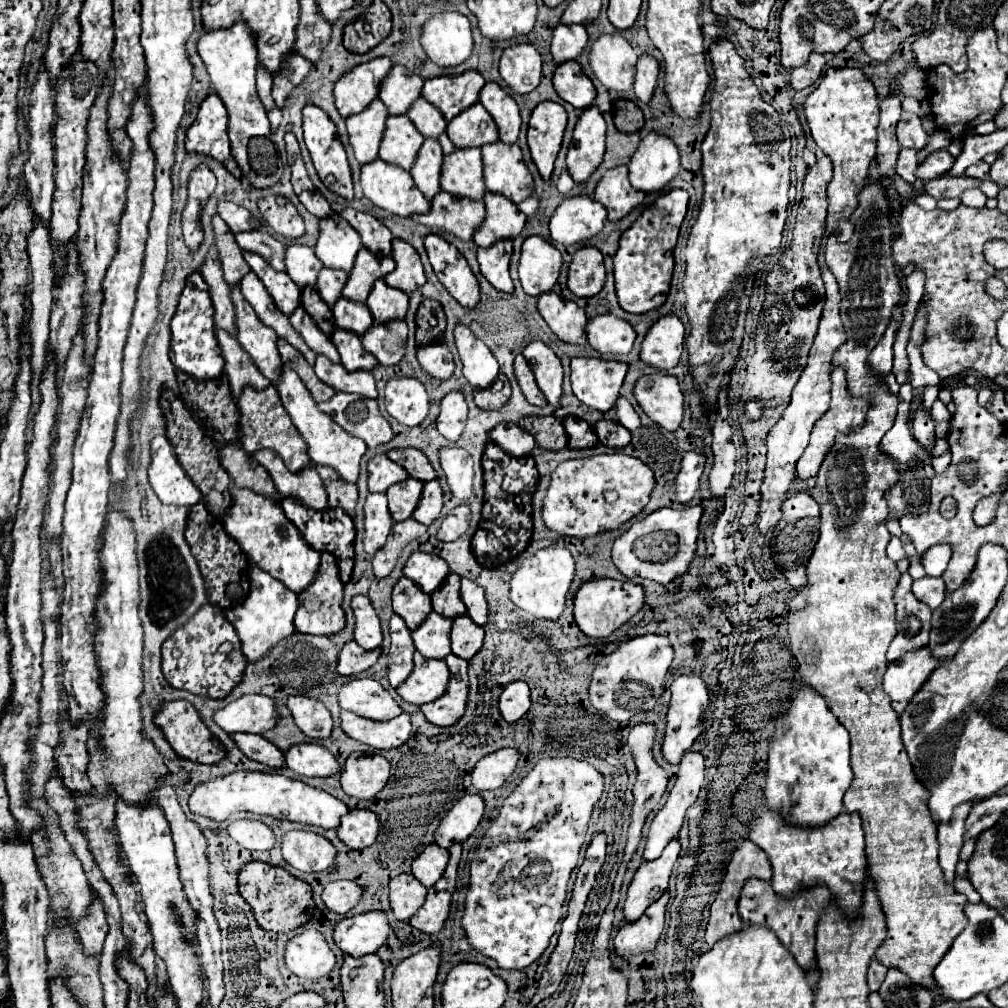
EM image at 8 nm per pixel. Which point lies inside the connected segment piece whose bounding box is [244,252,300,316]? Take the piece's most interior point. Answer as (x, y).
(287, 297)

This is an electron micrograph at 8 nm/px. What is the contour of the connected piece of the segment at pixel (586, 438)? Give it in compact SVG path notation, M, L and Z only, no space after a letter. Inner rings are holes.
M566 416L570 420L562 420L566 436L568 436L568 448L592 448L598 444L598 436L594 434L594 428L584 420L574 420L572 416Z

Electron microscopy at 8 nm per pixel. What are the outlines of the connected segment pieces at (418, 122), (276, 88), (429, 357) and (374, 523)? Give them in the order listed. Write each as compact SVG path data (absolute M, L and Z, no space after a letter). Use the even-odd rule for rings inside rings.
M422 96L420 100L416 100L416 104L412 104L412 108L406 114L424 138L438 138L446 130L446 124L448 124L442 112L428 100L422 100Z
M298 52L288 56L288 60L284 62L284 68L280 68L280 72L274 72L274 86L272 86L272 98L278 104L278 108L284 106L286 96L290 94L290 90L294 86L298 86L306 74L310 72L312 64L310 60L304 60L304 56L300 56Z
M444 342L418 348L418 360L422 368L436 380L446 380L454 374L454 358Z
M368 494L366 504L366 518L364 518L364 526L366 526L366 542L364 542L364 550L368 554L376 554L388 538L388 532L394 524L390 510L388 510L388 502L386 502L386 494Z

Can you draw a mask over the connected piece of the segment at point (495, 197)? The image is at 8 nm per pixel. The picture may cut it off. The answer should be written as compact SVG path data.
M486 192L484 204L486 218L484 224L480 224L480 228L474 234L476 246L488 248L502 238L516 238L522 232L526 216L508 198L494 192Z

